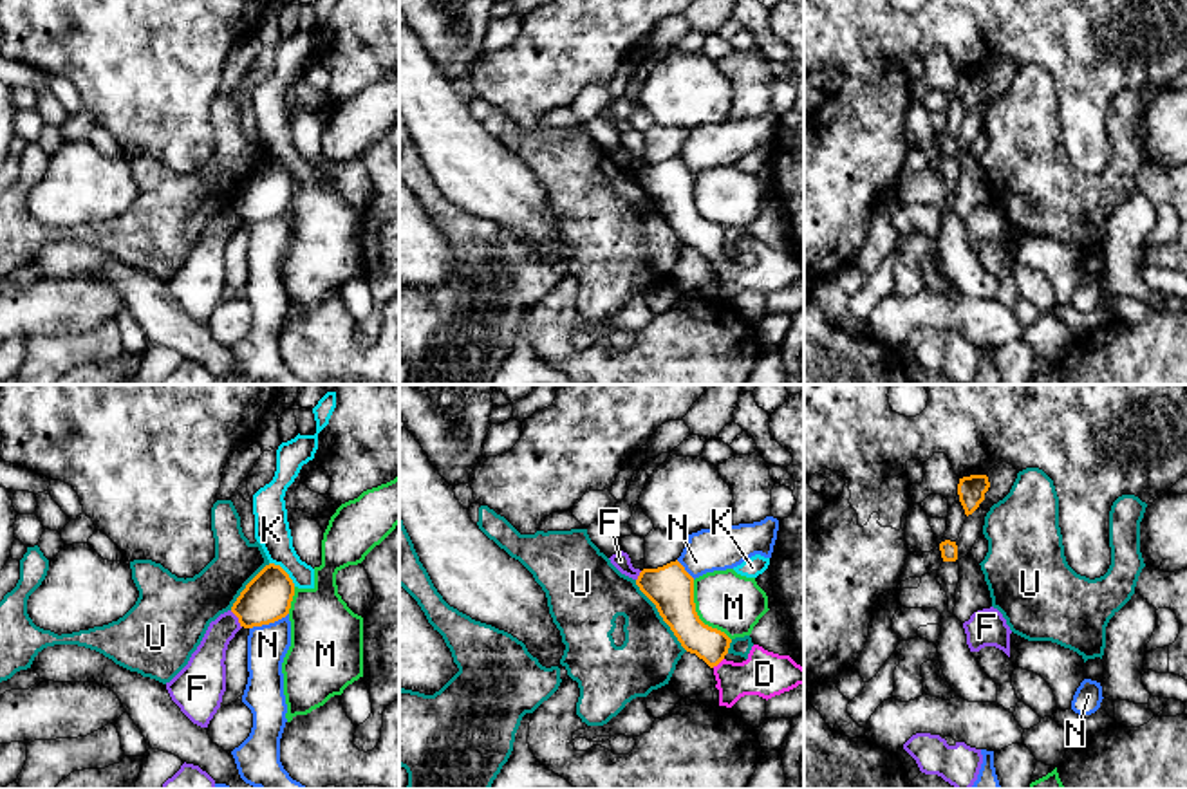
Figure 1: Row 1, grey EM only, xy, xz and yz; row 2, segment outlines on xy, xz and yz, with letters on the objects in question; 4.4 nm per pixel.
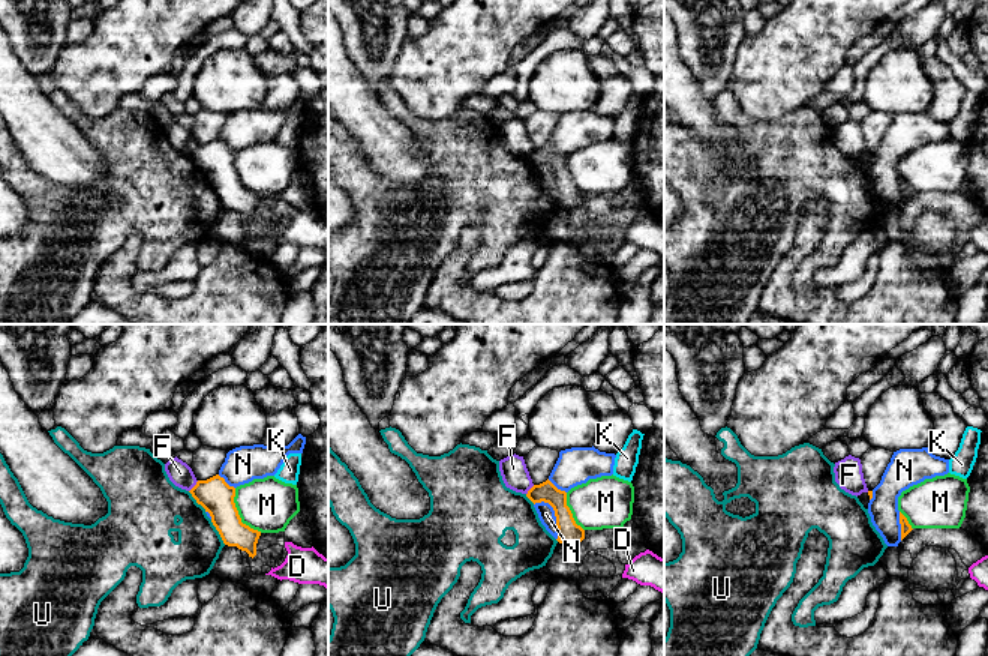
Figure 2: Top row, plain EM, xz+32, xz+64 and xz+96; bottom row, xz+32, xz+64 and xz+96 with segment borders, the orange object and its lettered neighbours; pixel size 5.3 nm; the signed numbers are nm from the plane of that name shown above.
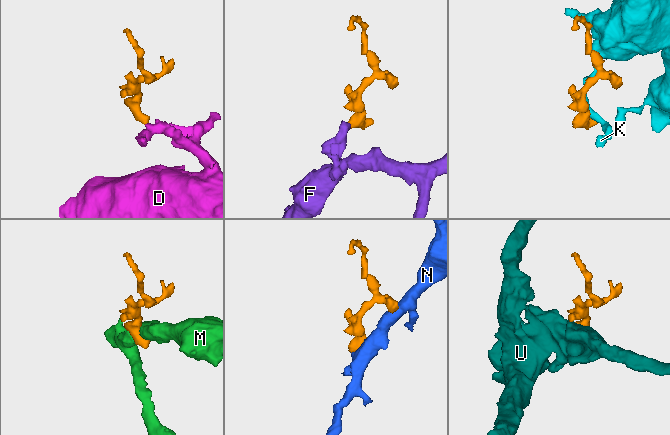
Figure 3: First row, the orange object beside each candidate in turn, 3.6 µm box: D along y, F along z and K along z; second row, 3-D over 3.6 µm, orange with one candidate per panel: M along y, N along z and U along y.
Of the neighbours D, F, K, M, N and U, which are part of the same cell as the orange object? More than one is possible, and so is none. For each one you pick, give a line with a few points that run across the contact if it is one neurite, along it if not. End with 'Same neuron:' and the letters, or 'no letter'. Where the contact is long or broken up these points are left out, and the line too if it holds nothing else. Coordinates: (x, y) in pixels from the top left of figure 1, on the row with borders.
D: Line: xz (710, 645), (718, 663), (729, 674), (765, 674)
Same neuron: D

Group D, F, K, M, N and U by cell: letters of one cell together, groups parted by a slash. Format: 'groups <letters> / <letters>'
groups D / F / K / M / N / U

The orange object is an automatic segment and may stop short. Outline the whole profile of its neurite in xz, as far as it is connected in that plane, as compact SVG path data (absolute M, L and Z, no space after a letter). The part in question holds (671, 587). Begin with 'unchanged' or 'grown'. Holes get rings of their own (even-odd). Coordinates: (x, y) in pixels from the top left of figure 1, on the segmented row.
grown; M676 560L658 569L643 569L640 590L656 605L681 646L703 659L715 675L719 706L732 708L744 695L771 699L804 684L804 668L790 655L753 645L743 663L726 661L732 639L705 625L694 603L694 578Z

